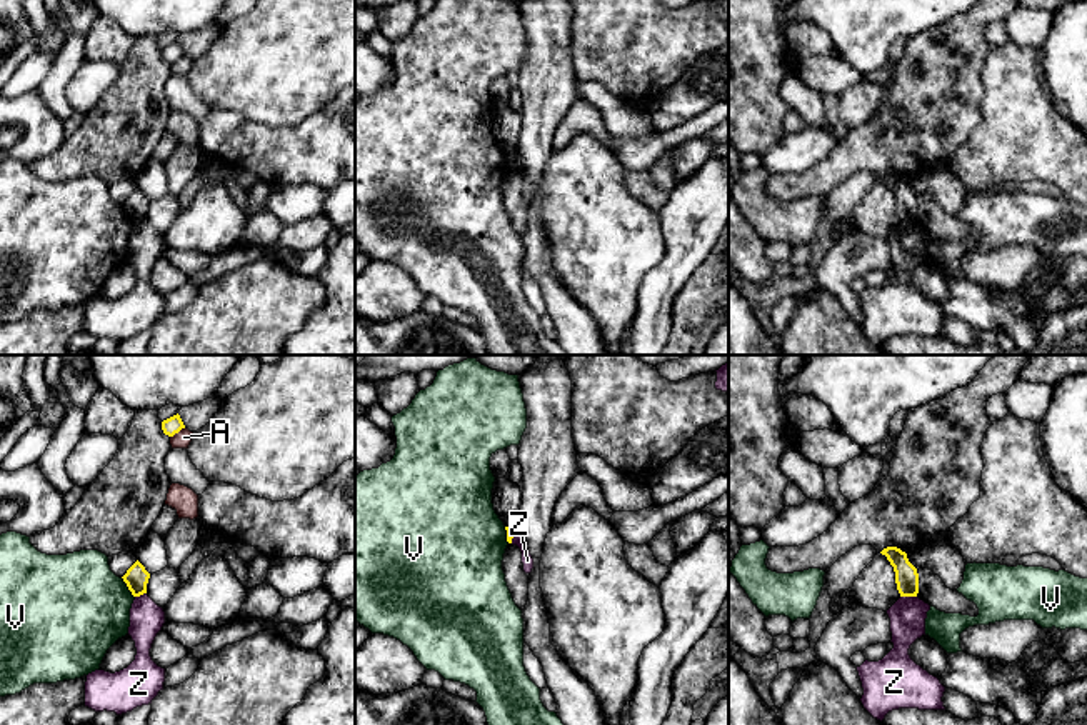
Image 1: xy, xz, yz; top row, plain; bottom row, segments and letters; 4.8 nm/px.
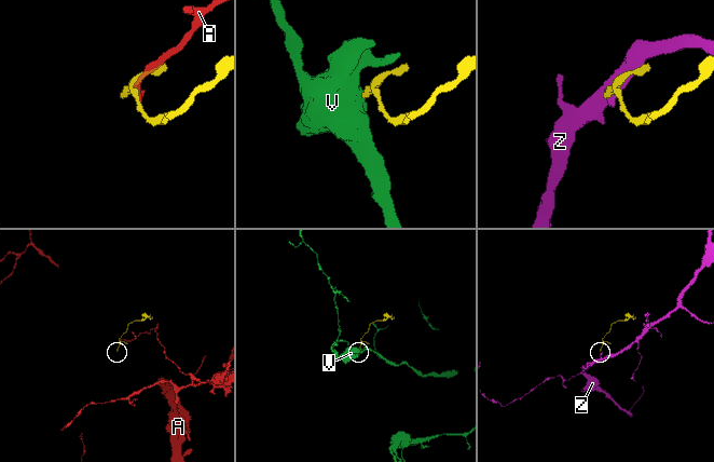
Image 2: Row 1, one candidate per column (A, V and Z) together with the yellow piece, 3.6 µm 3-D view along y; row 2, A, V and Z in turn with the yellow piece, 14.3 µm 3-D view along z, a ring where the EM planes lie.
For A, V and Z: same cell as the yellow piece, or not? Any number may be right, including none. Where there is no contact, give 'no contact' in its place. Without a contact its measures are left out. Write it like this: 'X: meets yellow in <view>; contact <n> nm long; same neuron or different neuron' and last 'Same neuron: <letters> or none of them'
A: meets yellow in xy; contact 90 nm long; different neuron
V: meets yellow in xy; contact 120 nm long; different neuron
Z: meets yellow in yz; contact 80 nm long; different neuron
Same neuron: none of them

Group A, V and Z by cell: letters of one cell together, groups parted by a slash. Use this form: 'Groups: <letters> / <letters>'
Groups: A / V / Z

